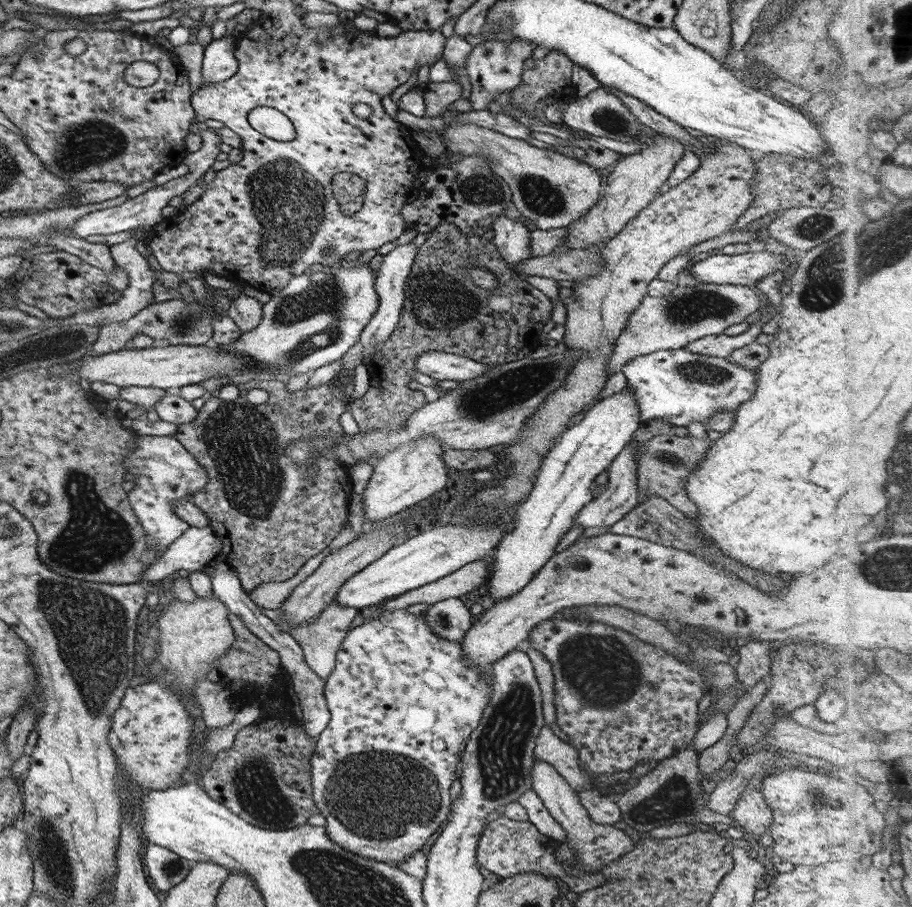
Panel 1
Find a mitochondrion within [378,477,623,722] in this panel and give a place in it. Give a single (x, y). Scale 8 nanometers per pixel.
(441, 620)

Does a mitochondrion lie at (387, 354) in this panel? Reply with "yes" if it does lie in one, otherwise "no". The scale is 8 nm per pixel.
no

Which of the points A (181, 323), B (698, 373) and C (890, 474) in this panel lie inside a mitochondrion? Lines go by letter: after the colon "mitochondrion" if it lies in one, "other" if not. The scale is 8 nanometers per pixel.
A: mitochondrion
B: mitochondrion
C: other

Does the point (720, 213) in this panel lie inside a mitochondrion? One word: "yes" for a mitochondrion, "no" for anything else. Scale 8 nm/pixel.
no

